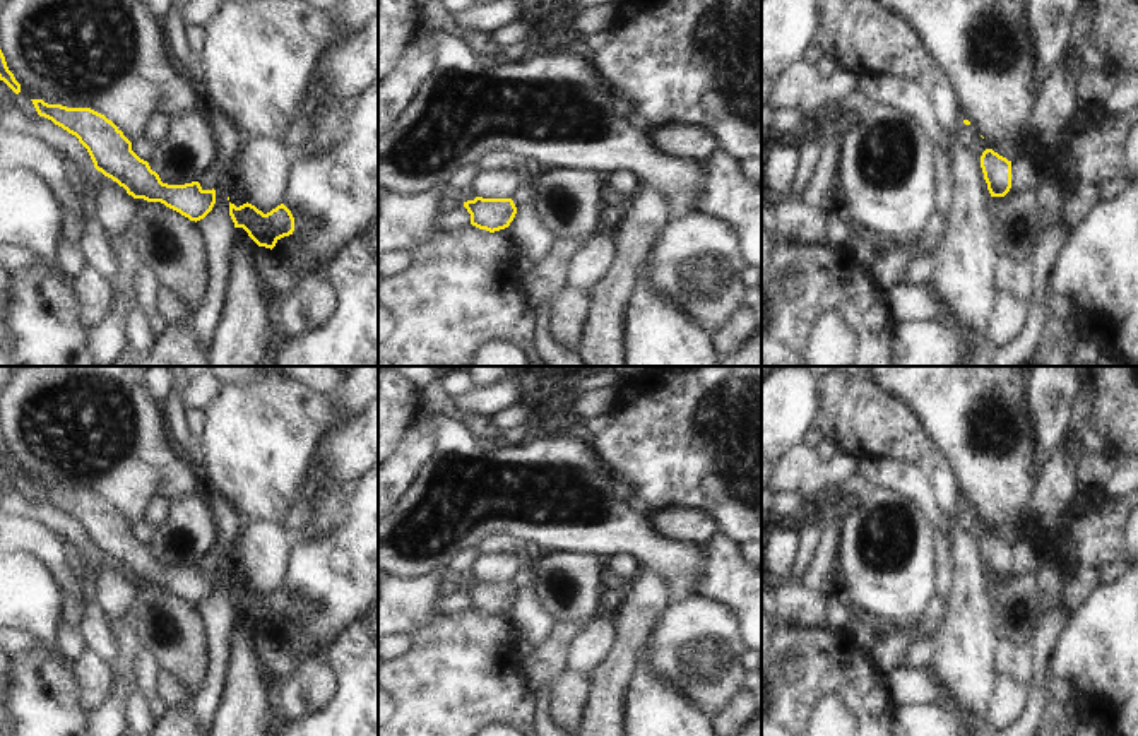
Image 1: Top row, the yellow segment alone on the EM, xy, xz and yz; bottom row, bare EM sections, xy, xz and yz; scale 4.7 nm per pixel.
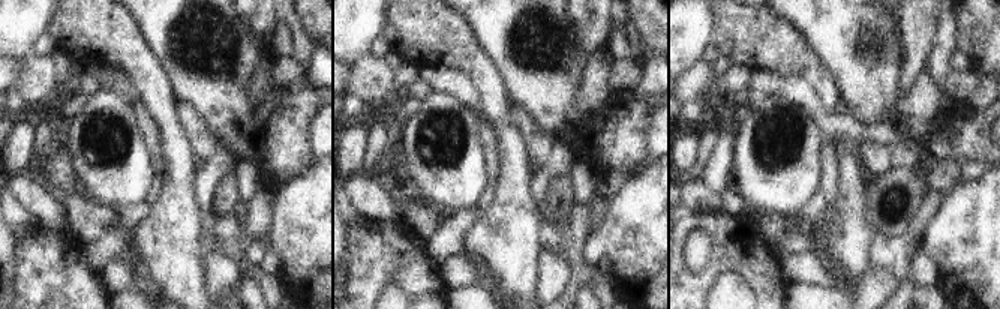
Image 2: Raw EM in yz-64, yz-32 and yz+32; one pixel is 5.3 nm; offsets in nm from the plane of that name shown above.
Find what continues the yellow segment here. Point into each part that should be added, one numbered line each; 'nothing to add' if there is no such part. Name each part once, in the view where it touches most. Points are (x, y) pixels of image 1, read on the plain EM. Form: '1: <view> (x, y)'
nothing to add.

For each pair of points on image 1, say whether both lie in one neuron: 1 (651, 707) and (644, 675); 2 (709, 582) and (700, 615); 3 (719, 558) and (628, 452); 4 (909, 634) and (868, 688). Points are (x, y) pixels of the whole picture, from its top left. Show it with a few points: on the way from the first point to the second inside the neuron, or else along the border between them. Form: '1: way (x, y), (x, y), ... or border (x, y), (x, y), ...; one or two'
1: way (649, 699), (646, 683); one
2: border (693, 593), (726, 603), (740, 617); two
3: border (717, 531), (738, 545); two
4: border (871, 651), (871, 661), (885, 678); two

